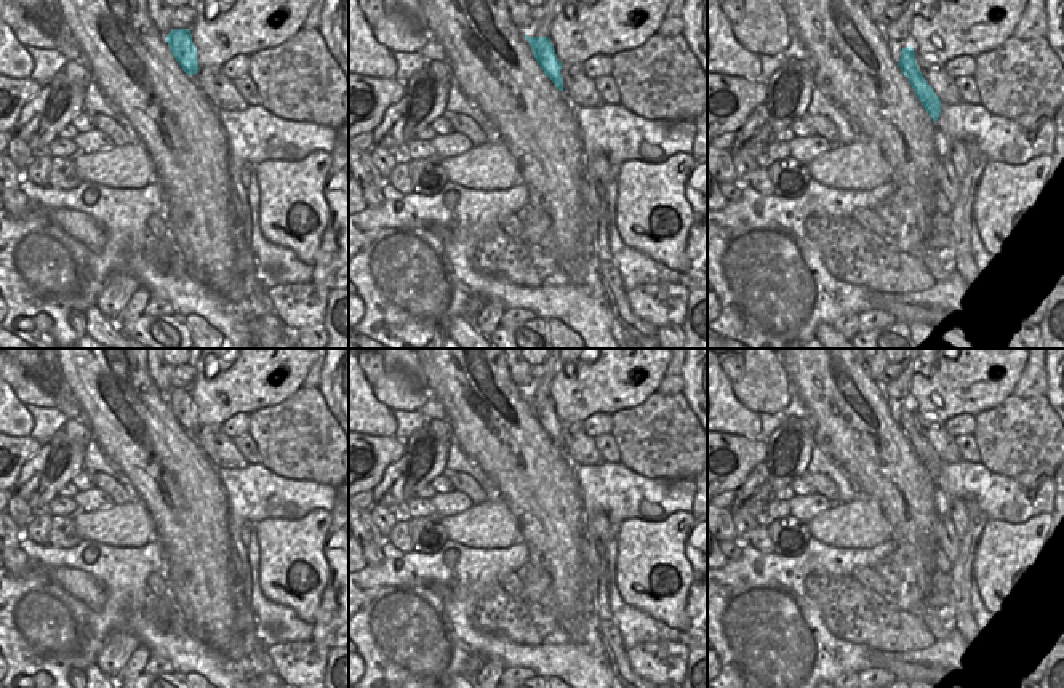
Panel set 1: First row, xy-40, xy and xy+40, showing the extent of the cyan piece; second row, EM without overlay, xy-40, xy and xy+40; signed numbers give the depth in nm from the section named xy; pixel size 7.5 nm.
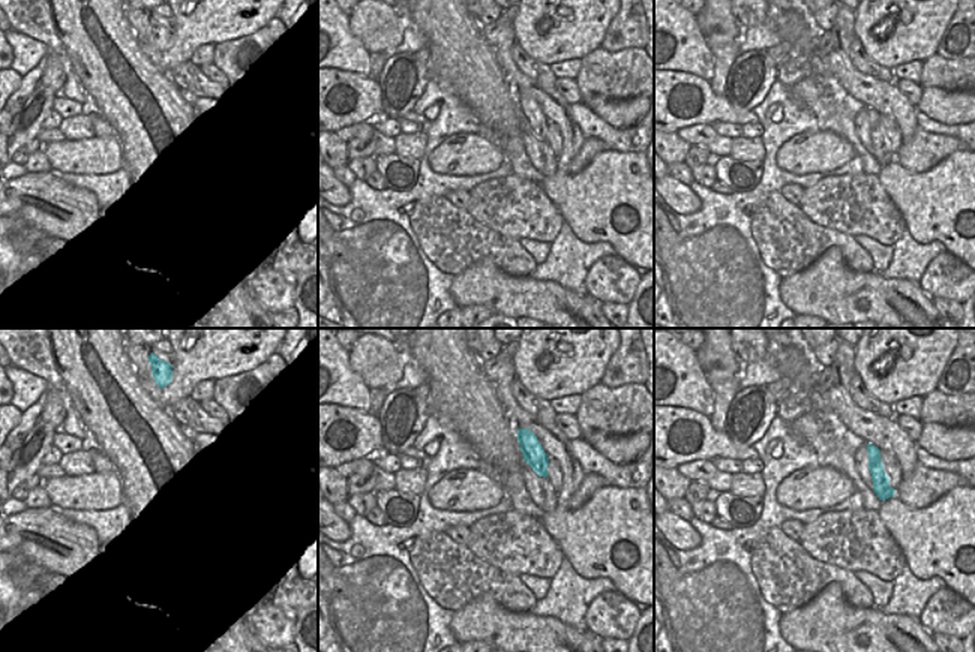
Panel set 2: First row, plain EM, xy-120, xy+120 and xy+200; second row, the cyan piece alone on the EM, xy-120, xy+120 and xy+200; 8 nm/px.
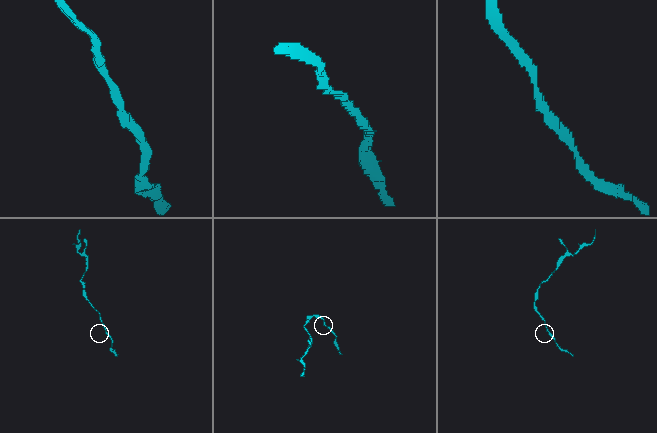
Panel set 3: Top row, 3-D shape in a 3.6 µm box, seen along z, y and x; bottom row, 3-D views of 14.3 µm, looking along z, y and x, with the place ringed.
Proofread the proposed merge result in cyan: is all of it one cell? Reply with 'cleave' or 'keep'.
keep

